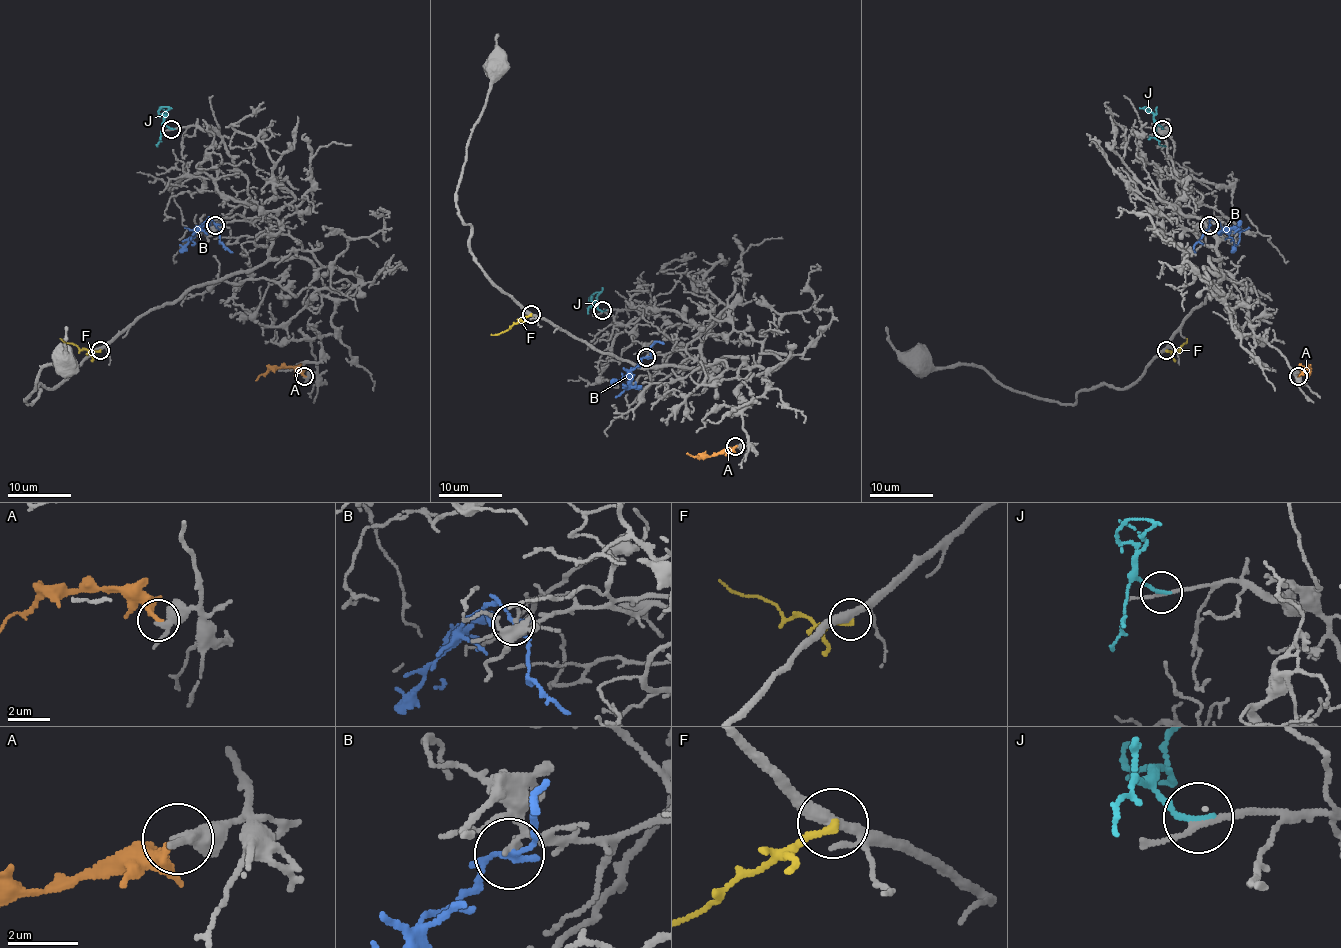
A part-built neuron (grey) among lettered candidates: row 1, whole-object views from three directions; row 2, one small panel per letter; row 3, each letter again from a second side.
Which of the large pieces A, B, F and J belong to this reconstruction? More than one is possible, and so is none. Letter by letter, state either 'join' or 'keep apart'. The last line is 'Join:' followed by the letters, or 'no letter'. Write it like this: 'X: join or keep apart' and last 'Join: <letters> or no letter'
A: keep apart
B: keep apart
F: keep apart
J: join
Join: J

